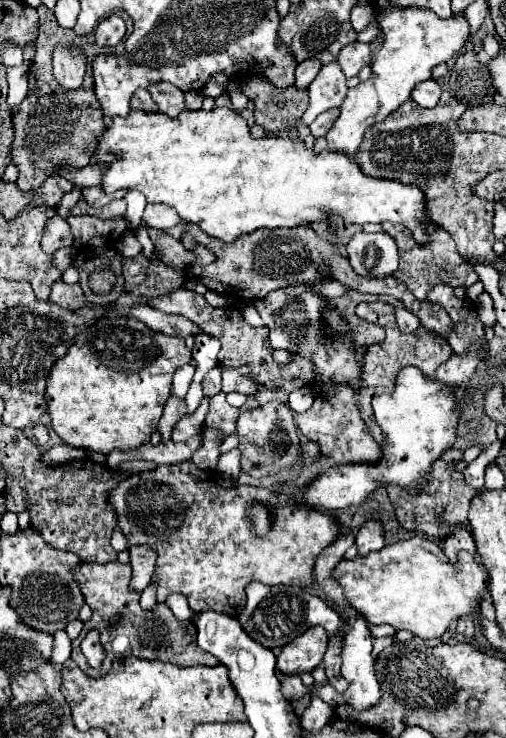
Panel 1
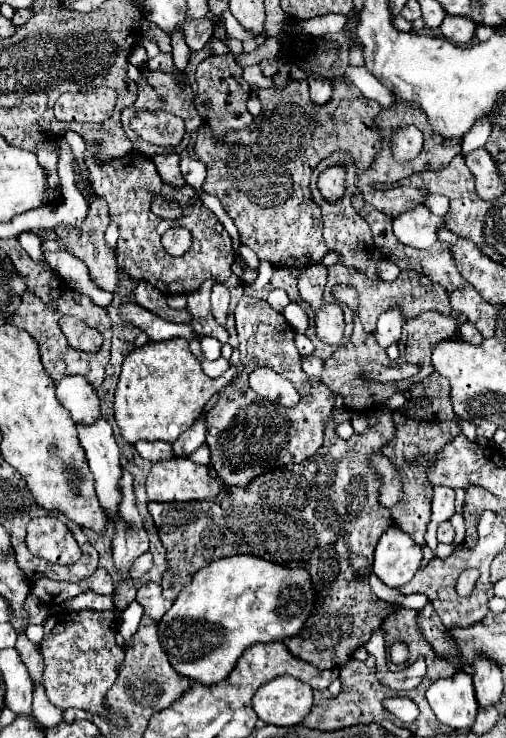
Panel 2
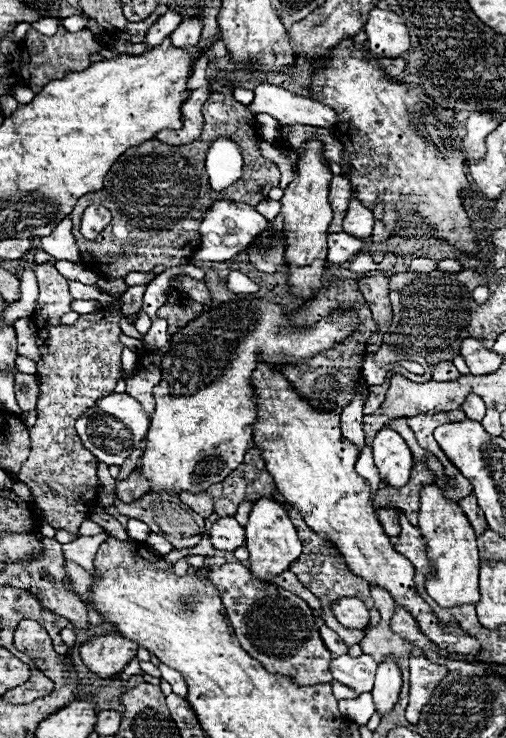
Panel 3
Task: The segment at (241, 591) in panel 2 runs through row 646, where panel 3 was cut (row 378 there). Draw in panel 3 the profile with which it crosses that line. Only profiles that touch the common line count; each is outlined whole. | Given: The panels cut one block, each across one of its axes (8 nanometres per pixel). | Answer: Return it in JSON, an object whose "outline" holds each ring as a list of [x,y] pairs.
{"outline":[[[236,300],[236,302],[226,302],[220,304],[216,308],[210,308],[208,312],[204,312],[200,318],[196,318],[194,322],[190,322],[188,326],[180,328],[172,338],[170,338],[170,350],[164,354],[162,358],[162,382],[154,388],[154,398],[156,398],[156,410],[150,416],[150,430],[146,434],[146,446],[144,446],[144,454],[140,458],[140,474],[150,482],[150,490],[152,492],[190,492],[190,494],[200,494],[206,492],[206,488],[210,484],[218,484],[222,482],[232,470],[238,468],[238,464],[242,462],[244,454],[250,450],[252,446],[252,424],[256,422],[256,398],[252,394],[252,384],[250,384],[250,376],[256,368],[256,356],[262,354],[262,358],[276,370],[282,368],[282,362],[290,362],[290,360],[302,360],[302,358],[310,358],[310,354],[320,354],[322,350],[328,350],[330,346],[334,346],[336,342],[342,342],[348,334],[352,334],[358,326],[358,318],[356,312],[350,310],[336,310],[332,312],[328,318],[320,320],[314,328],[294,328],[288,324],[288,318],[284,316],[286,312],[282,310],[282,306],[276,304],[266,304],[266,300]]]}

